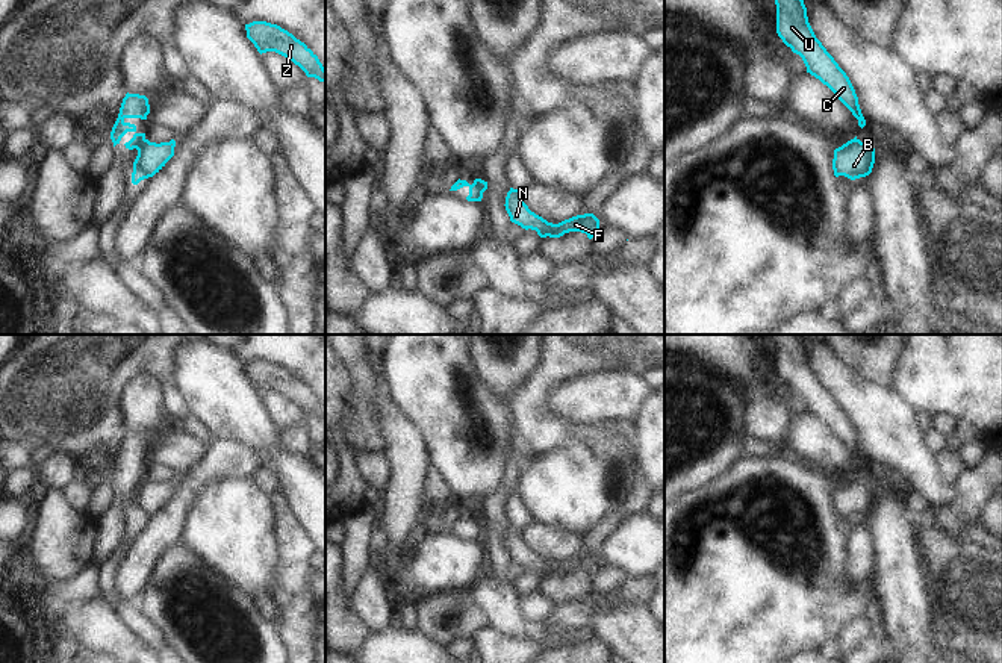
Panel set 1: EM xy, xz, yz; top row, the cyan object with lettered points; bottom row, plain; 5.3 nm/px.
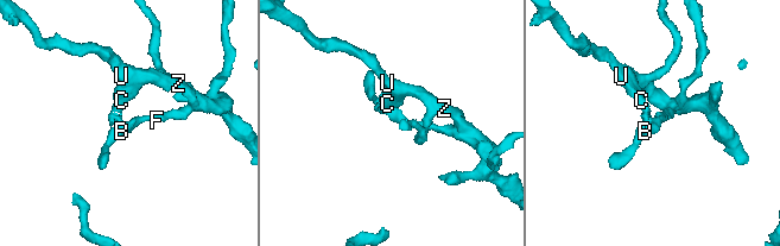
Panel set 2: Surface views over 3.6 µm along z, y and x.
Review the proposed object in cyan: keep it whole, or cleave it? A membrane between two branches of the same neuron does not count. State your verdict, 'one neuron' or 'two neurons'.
two neurons

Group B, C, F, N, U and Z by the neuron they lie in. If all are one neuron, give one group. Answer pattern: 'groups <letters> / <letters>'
groups B F N / C U Z

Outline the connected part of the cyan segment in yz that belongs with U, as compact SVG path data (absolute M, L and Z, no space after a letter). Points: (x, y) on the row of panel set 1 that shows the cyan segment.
M775 0L775 5L778 36L793 53L802 58L807 73L826 85L852 112L863 129L866 120L861 114L855 89L846 73L816 38L808 23L804 0Z

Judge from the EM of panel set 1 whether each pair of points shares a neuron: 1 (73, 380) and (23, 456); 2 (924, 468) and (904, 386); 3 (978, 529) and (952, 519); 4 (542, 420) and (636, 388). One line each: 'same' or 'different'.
1: different
2: different
3: different
4: different

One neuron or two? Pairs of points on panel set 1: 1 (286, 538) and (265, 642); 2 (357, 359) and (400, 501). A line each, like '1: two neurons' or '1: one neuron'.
1: two neurons
2: one neuron

